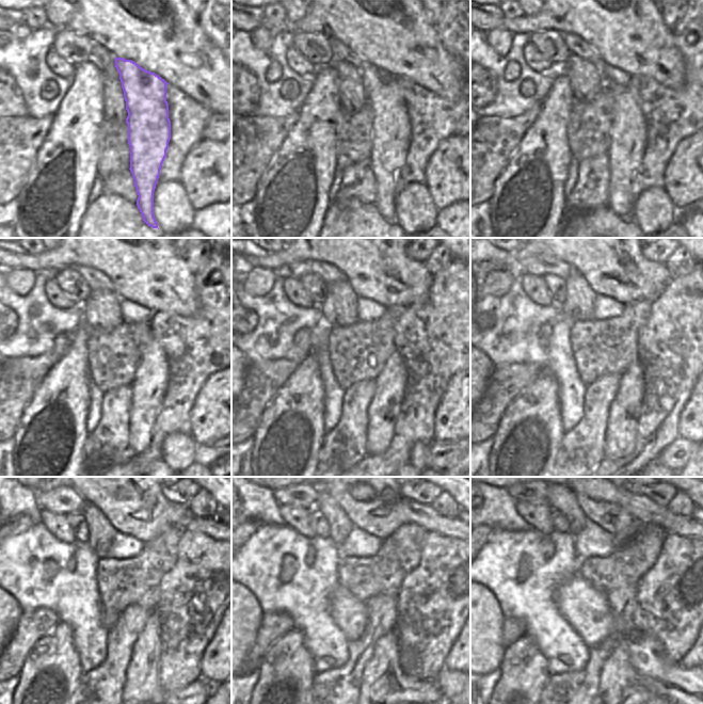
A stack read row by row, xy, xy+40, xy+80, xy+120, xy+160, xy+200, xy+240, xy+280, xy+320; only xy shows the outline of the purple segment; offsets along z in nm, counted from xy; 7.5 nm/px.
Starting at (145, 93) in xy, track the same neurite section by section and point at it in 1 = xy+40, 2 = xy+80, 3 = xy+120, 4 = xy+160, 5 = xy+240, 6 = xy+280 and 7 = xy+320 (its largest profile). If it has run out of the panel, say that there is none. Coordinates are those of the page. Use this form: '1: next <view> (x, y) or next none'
1: next xy+40 (390, 132)
2: next xy+80 (628, 132)
3: next xy+120 (150, 381)
4: next xy+160 (390, 382)
5: next xy+240 (142, 690)
6: next xy+280 (384, 686)
7: next xy+320 (620, 689)

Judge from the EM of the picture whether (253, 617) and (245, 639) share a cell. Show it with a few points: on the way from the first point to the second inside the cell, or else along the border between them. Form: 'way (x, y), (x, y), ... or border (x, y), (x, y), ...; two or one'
way (248, 622), (245, 624), (245, 634); one

